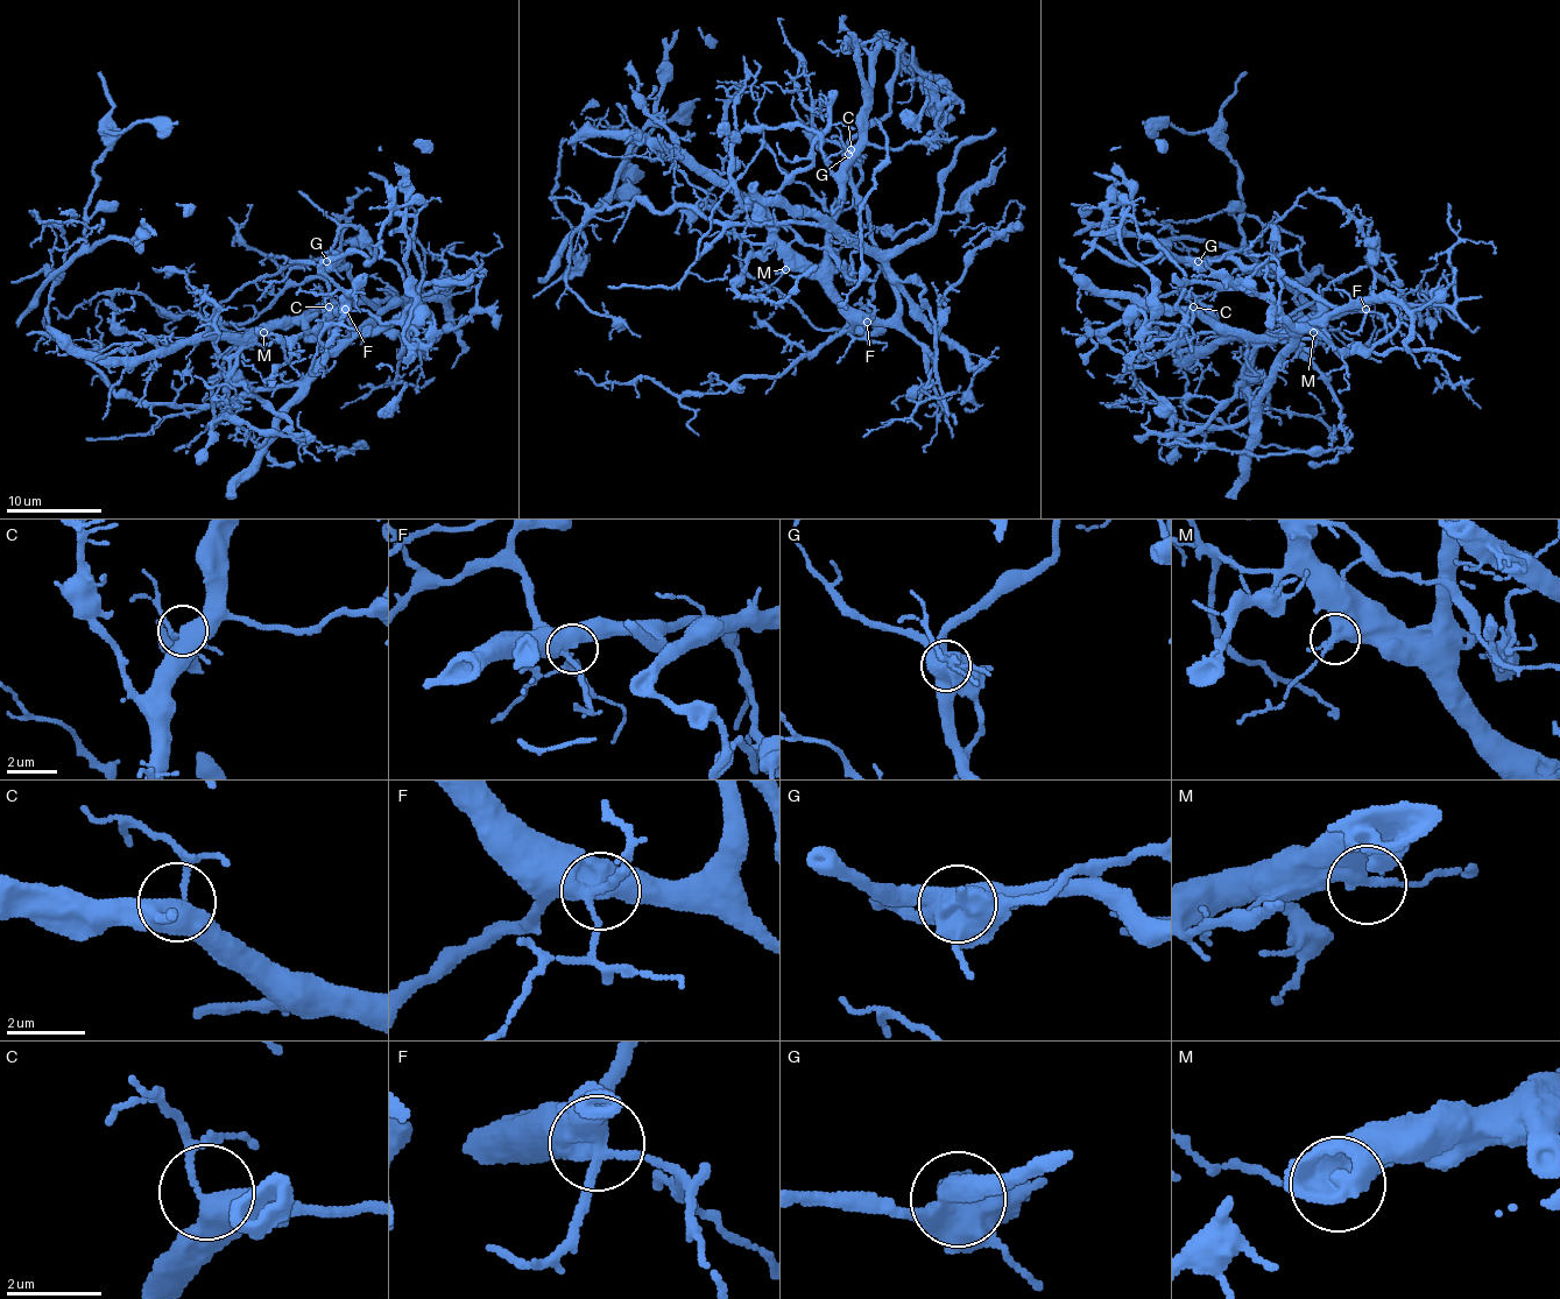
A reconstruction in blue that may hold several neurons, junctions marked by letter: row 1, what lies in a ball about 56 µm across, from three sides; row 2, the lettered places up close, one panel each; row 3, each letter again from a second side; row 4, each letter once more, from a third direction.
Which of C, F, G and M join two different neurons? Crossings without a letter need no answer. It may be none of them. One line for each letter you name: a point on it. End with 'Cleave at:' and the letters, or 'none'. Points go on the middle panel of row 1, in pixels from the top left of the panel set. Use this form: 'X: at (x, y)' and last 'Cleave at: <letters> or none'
G: at (848, 154)
M: at (785, 269)
Cleave at: G, M

